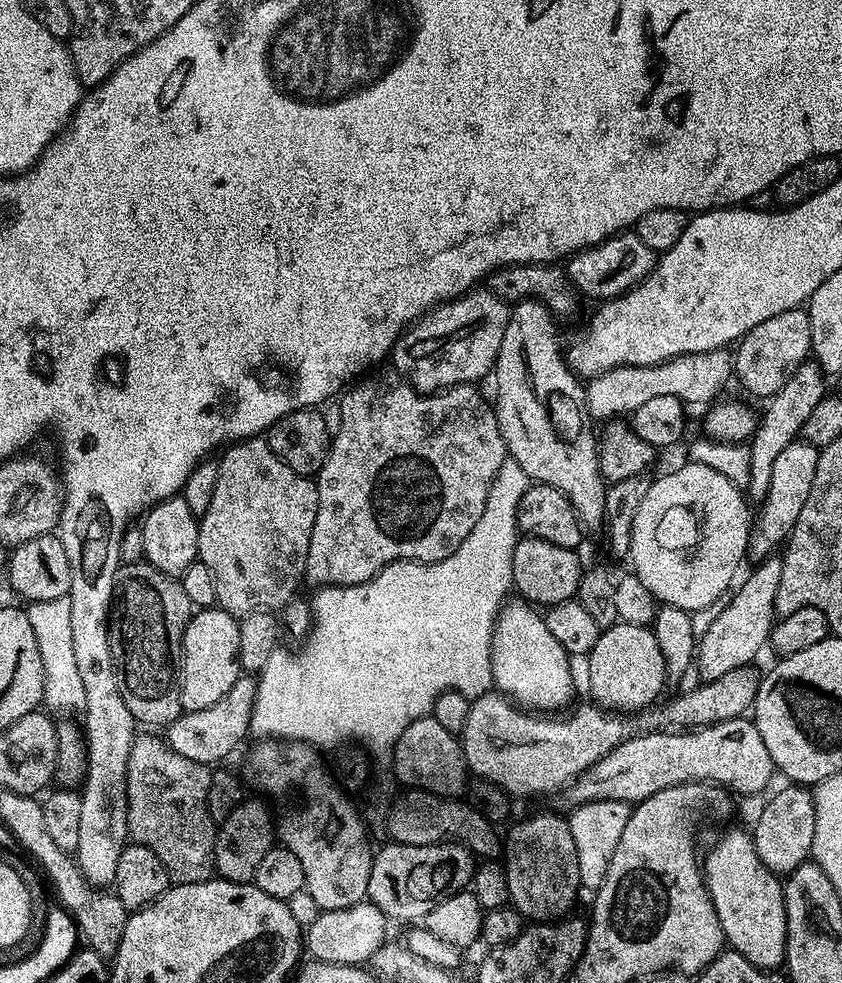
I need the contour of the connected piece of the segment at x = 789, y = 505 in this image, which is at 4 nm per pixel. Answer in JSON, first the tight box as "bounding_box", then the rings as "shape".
{"bounding_box":[748,442,820,562],"shape":[[[793,442],[778,454],[774,461],[774,474],[770,478],[770,490],[759,505],[760,513],[755,513],[751,532],[748,533],[749,561],[764,562],[773,555],[776,547],[783,545],[791,536],[798,516],[802,514],[802,506],[806,506],[806,498],[810,498],[810,490],[814,486],[814,478],[818,474],[818,458],[820,449],[812,444]]]}

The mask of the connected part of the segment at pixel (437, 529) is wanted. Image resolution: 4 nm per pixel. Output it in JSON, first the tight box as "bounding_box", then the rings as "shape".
{"bounding_box":[307,382,506,586],"shape":[[[399,382],[393,388],[384,384],[360,384],[357,388],[349,387],[343,393],[345,400],[344,413],[340,416],[340,432],[335,433],[332,452],[324,468],[315,477],[314,483],[318,494],[318,518],[314,518],[314,530],[310,538],[308,551],[307,583],[316,586],[343,586],[346,584],[361,584],[373,580],[380,571],[391,564],[399,564],[402,560],[414,560],[421,564],[433,564],[436,560],[445,560],[466,542],[470,530],[482,518],[482,510],[486,510],[486,498],[492,489],[494,478],[506,458],[504,439],[498,426],[496,409],[491,403],[484,401],[484,396],[479,392],[479,387],[470,384],[456,384],[446,388],[443,392],[425,394],[413,388],[407,382]]]}

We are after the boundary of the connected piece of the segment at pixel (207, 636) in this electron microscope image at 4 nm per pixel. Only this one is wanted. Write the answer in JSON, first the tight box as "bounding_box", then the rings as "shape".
{"bounding_box":[182,606,241,708],"shape":[[[220,606],[197,611],[186,633],[186,659],[182,665],[185,697],[195,707],[205,708],[218,702],[218,698],[227,694],[241,676],[240,620]]]}

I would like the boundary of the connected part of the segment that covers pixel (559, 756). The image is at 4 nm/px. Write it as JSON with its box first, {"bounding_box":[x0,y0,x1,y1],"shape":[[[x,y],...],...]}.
{"bounding_box":[462,690,630,797],"shape":[[[493,690],[471,701],[468,723],[462,733],[464,759],[468,767],[488,782],[495,782],[508,789],[513,797],[536,796],[547,788],[567,786],[587,768],[594,766],[604,756],[614,751],[630,736],[624,725],[625,717],[609,712],[595,703],[587,702],[581,708],[573,707],[567,714],[537,714],[525,710],[509,700],[503,692]]]}

